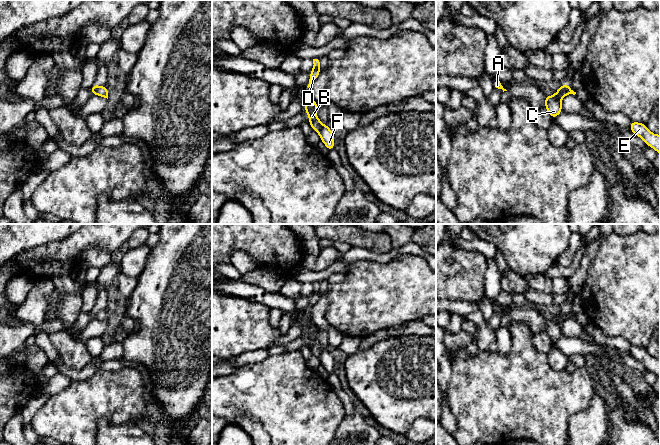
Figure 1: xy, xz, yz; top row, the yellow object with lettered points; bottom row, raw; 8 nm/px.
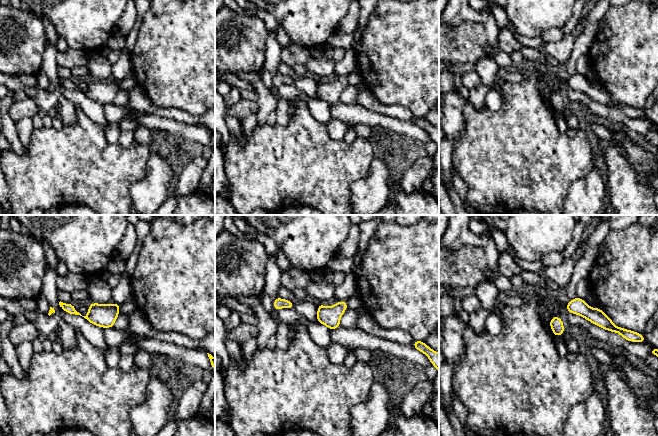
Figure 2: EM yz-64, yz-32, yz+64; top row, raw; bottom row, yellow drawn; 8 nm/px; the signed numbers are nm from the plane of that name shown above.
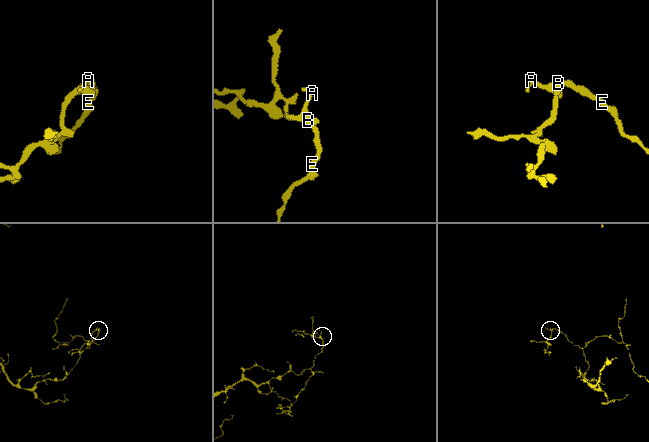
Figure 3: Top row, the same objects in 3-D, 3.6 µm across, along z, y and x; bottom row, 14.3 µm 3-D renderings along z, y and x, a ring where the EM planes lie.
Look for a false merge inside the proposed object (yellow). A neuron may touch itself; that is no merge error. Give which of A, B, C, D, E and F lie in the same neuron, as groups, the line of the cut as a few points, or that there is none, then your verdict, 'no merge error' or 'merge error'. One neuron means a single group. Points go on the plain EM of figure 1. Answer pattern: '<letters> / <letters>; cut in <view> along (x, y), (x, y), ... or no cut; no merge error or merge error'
A B C D / E F; cut in xz along (322, 349), (318, 356); merge error

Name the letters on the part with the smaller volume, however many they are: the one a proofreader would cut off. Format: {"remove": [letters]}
{"remove": ["A", "B", "C", "D"]}

